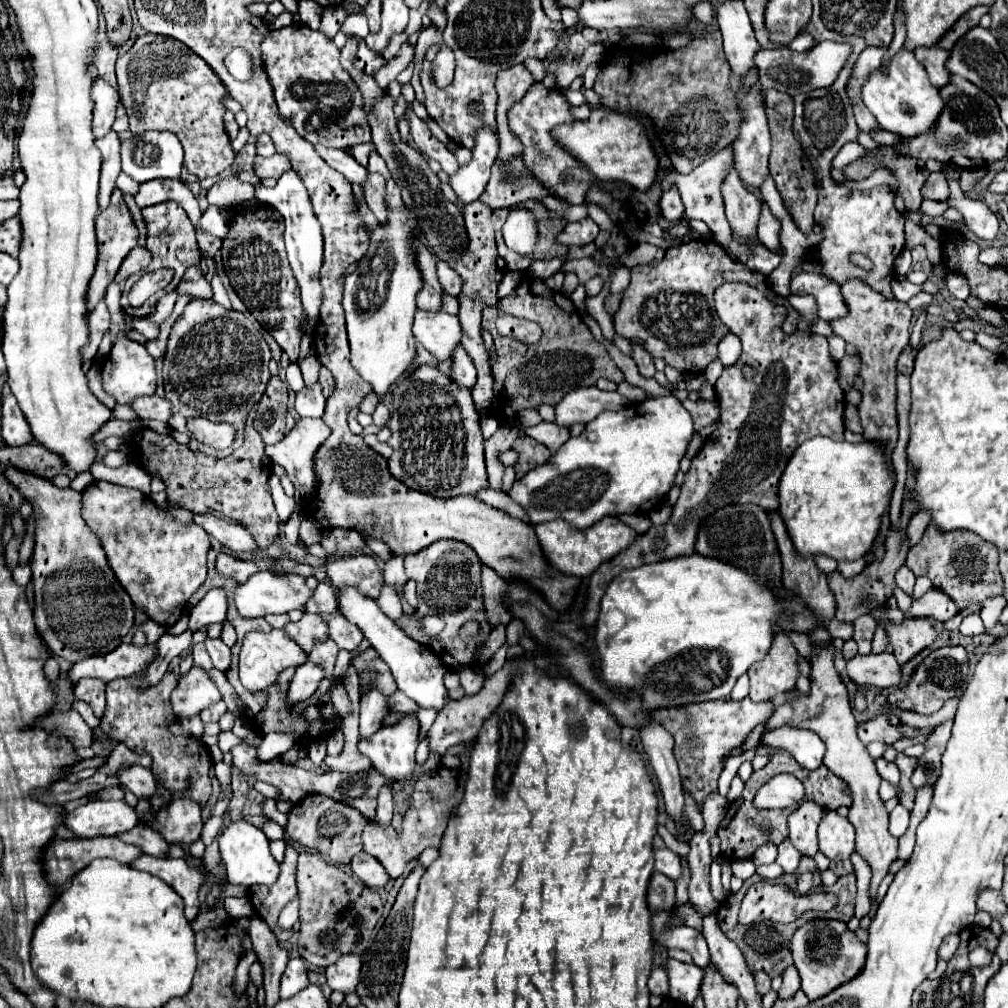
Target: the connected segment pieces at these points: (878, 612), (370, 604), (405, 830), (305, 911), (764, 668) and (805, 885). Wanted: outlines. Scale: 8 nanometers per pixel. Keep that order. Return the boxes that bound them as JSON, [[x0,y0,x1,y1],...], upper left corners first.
[[870,609,936,665],[338,587,446,709],[362,767,466,879],[298,851,384,967],[748,633,800,703],[798,871,822,893]]

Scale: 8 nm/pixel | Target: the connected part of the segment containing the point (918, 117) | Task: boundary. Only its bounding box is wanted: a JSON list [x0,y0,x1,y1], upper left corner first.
[862,49,944,137]

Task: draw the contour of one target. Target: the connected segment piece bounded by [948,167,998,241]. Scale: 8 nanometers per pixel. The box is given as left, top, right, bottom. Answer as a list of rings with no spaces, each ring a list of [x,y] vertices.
[[[954,167],[948,169],[948,179],[950,179],[950,207],[956,207],[964,219],[966,227],[984,241],[992,241],[998,235],[998,217],[988,209],[988,205],[982,199],[968,199],[960,187],[958,187],[958,171]]]

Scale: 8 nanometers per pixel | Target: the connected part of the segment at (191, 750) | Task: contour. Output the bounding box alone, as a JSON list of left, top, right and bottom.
[100,673,212,805]

